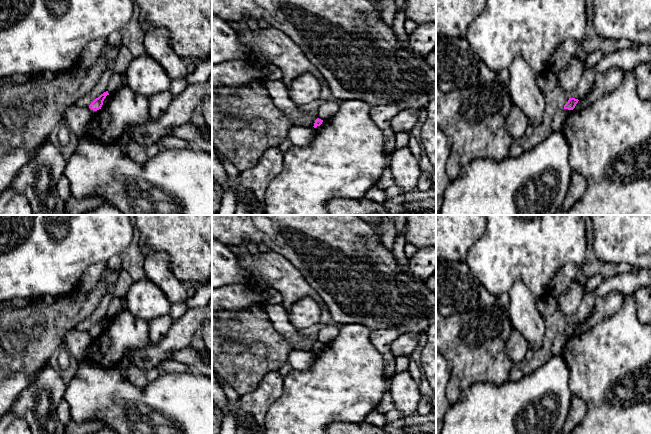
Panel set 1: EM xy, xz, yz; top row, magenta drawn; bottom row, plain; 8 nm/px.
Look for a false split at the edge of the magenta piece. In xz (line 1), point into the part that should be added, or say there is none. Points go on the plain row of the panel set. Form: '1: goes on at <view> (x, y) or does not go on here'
1: does not go on here

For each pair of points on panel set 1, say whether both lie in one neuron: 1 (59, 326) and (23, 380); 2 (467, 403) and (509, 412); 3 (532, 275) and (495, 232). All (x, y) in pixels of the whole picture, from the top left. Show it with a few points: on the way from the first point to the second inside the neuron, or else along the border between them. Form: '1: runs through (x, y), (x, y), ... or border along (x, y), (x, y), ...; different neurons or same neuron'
1: border along (39, 369), (34, 372), (10, 375); different neurons
2: runs through (477, 412), (499, 412); same neuron
3: runs through (527, 264), (506, 243); same neuron

